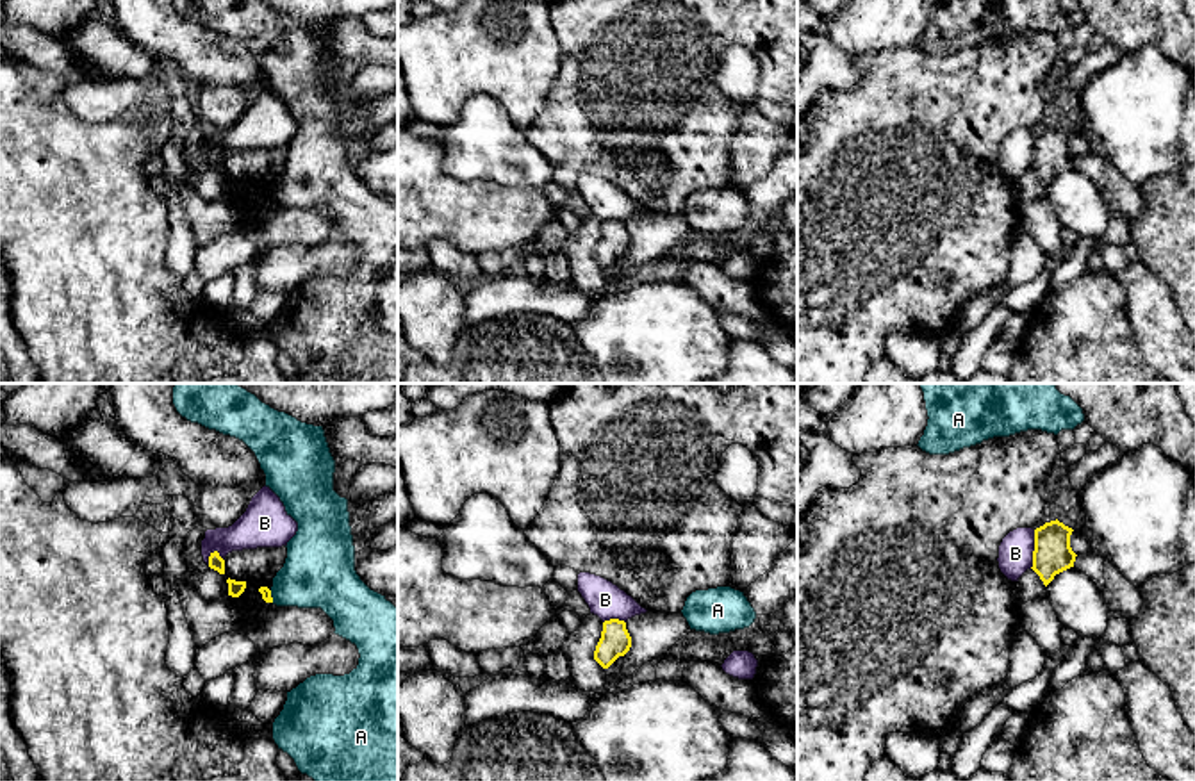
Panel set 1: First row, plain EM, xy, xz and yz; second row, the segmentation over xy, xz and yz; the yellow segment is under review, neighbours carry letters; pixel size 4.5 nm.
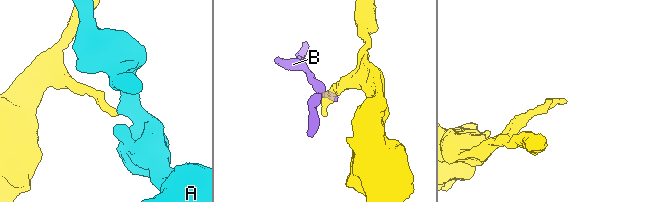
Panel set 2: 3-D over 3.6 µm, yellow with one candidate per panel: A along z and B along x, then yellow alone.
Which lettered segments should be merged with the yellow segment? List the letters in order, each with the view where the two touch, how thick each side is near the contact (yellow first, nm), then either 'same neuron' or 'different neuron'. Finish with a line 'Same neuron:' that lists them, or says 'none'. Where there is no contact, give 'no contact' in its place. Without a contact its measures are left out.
A: xy | 50/320 nm | different neuron
B: yz | 170/160 nm | different neuron
Same neuron: none

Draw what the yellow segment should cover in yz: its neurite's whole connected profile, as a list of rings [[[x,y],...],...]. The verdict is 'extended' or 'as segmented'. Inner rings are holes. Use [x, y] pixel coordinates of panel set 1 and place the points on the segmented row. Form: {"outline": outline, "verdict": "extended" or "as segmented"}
{"outline": [[[1051,521],[1034,530],[1033,571],[1047,587],[1056,574],[1074,567],[1076,553],[1070,547],[1072,528]]], "verdict": "as segmented"}

